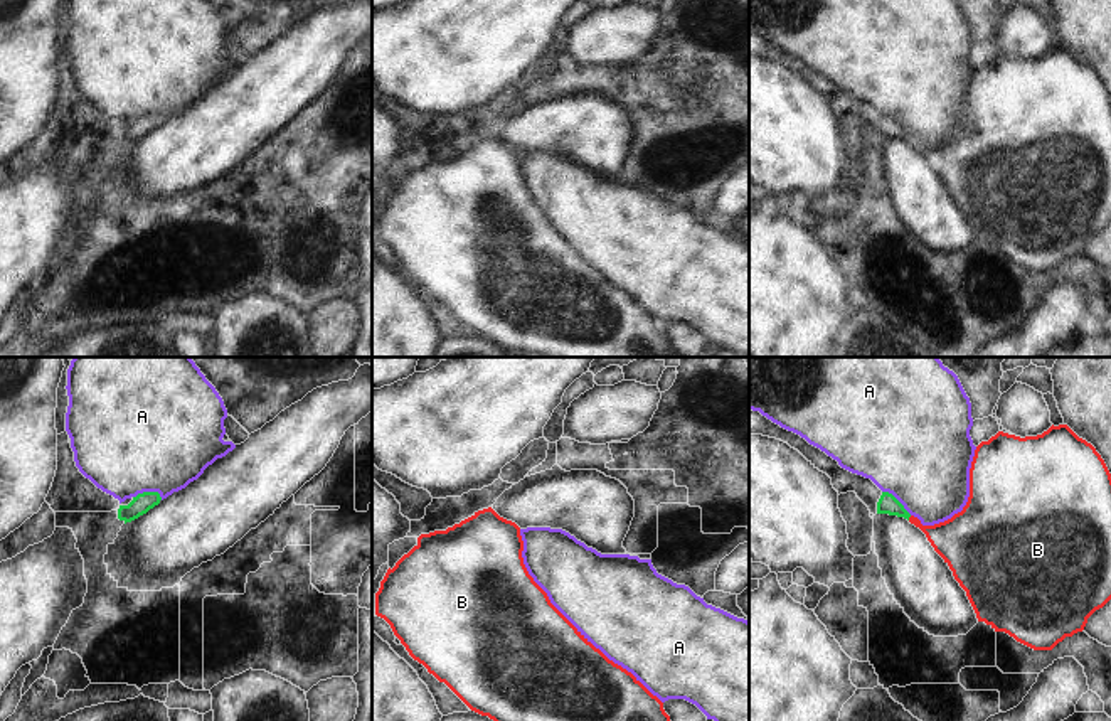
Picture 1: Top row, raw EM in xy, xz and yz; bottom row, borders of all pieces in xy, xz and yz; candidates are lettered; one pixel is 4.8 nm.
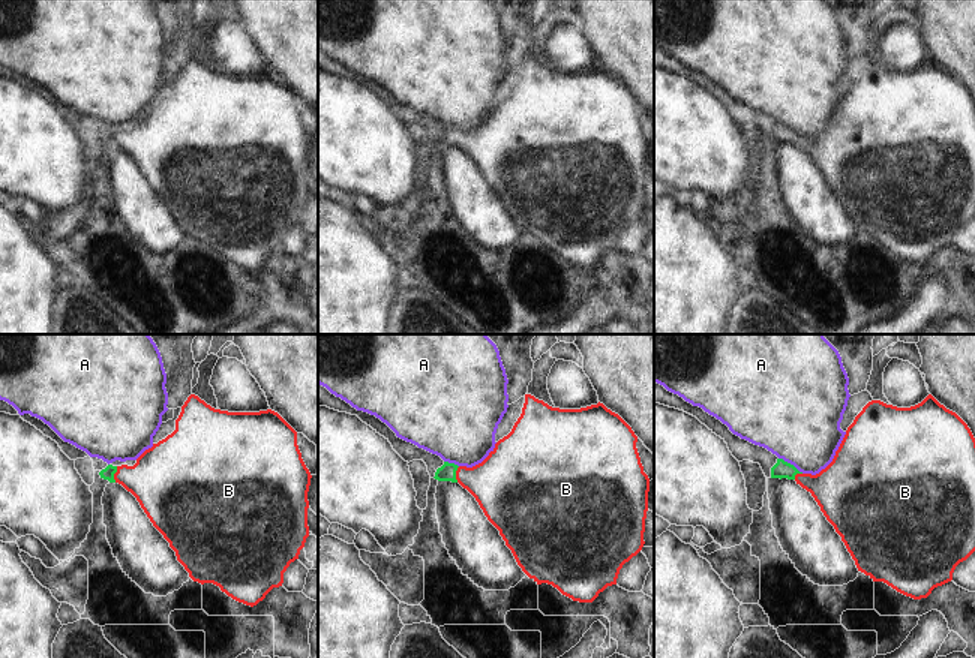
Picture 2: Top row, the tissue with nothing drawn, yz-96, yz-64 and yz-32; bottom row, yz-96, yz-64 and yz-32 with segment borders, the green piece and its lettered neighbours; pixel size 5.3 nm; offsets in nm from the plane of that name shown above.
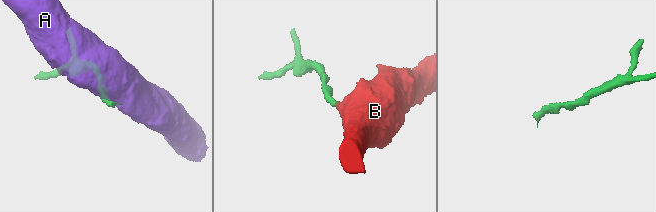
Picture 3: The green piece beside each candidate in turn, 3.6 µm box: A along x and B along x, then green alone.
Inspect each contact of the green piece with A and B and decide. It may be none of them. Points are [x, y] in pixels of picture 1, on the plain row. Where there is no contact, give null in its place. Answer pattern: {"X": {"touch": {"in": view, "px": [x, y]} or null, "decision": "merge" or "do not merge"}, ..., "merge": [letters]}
{"A": {"touch": {"in": "xy", "px": [148, 115]}, "decision": "do not merge"}, "B": {"touch": {"in": "yz", "px": [909, 138]}, "decision": "merge"}, "merge": ["B"]}

